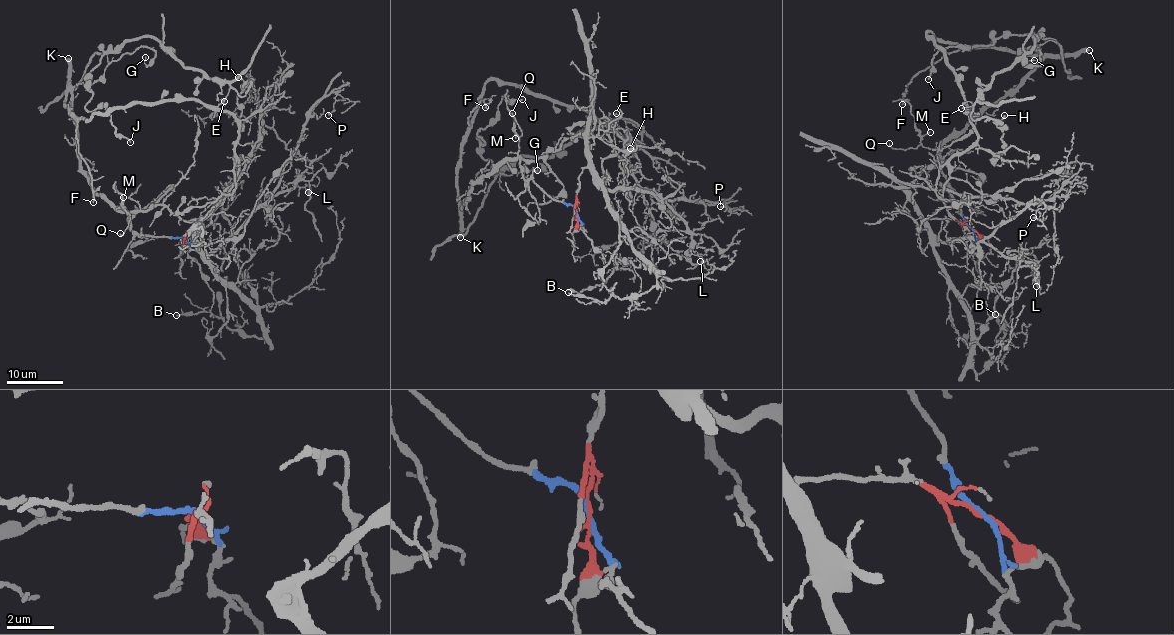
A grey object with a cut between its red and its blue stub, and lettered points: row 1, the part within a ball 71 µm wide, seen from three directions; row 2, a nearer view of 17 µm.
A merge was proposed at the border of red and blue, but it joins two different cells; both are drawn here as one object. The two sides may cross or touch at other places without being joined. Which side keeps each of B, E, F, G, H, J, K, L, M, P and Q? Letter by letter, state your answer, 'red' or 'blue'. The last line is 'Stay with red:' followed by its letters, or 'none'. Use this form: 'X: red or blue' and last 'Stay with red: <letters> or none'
B: red
E: blue
F: blue
G: blue
H: blue
J: blue
K: blue
L: red
M: blue
P: red
Q: blue
Stay with red: B, L, P

